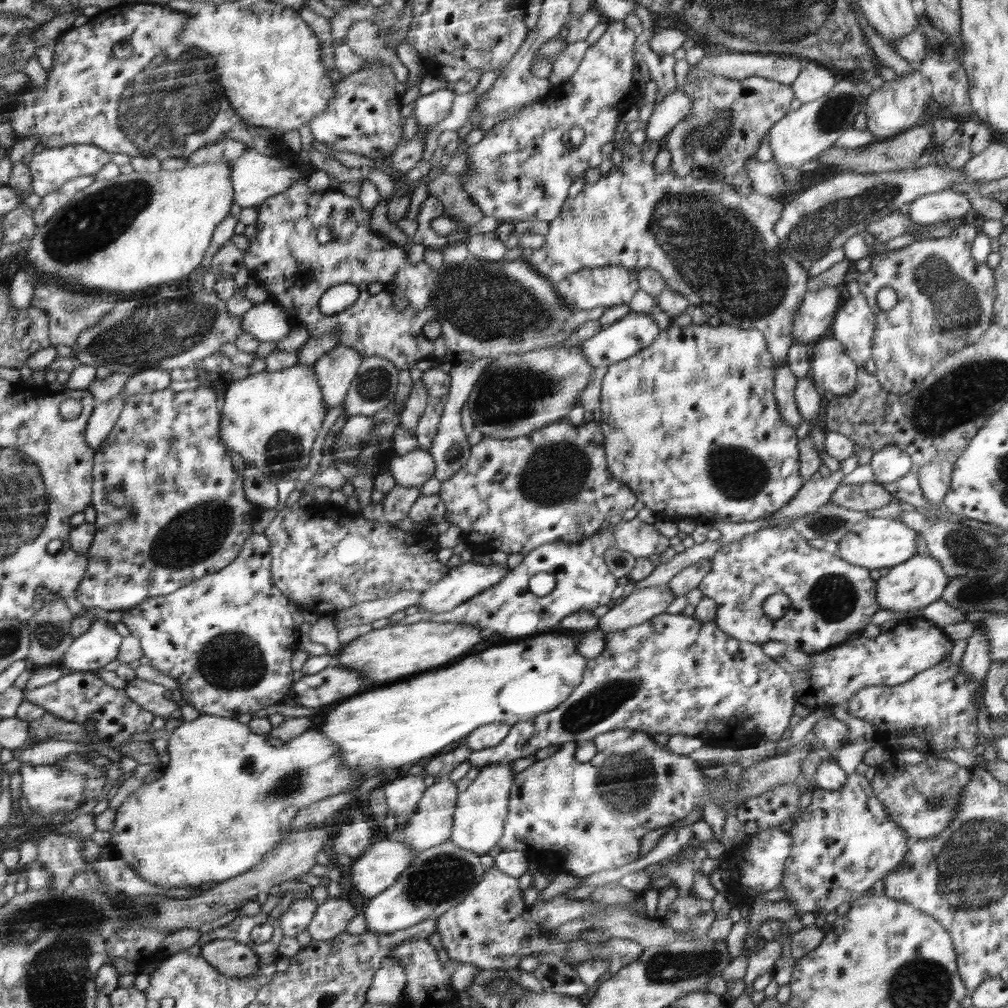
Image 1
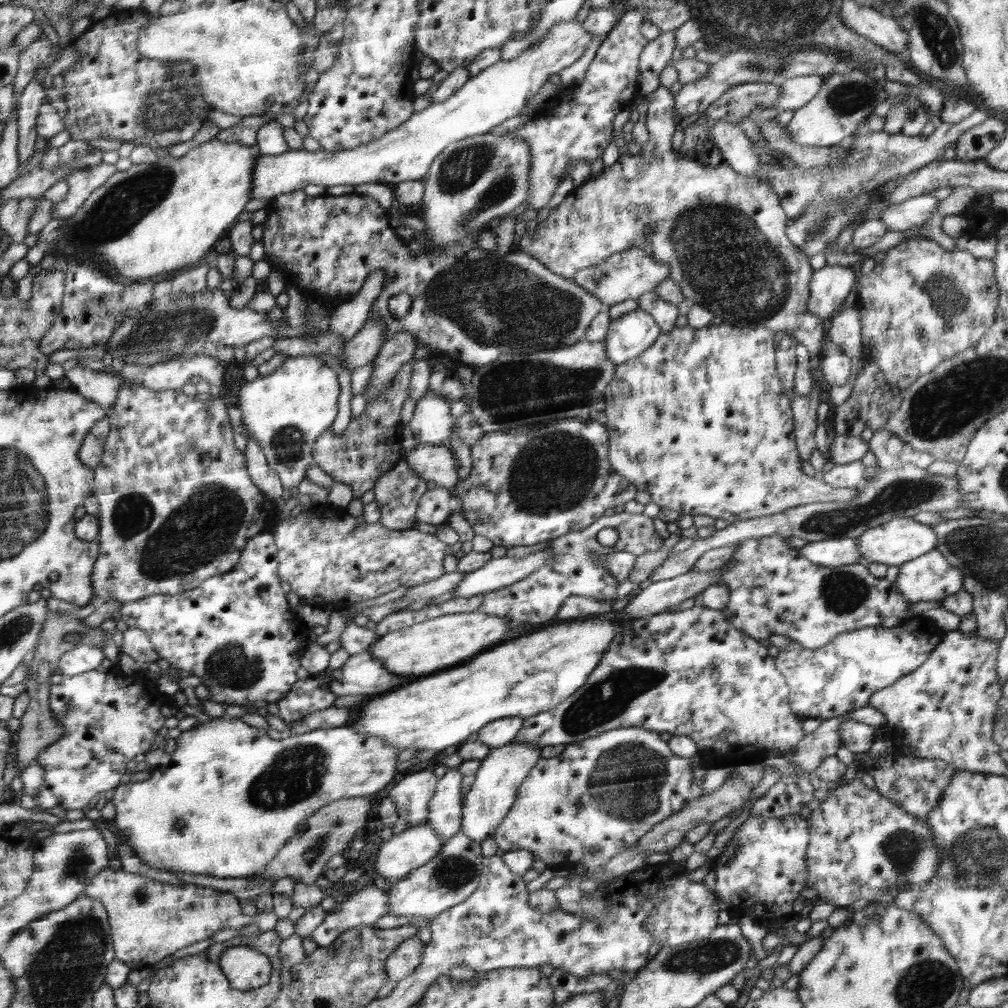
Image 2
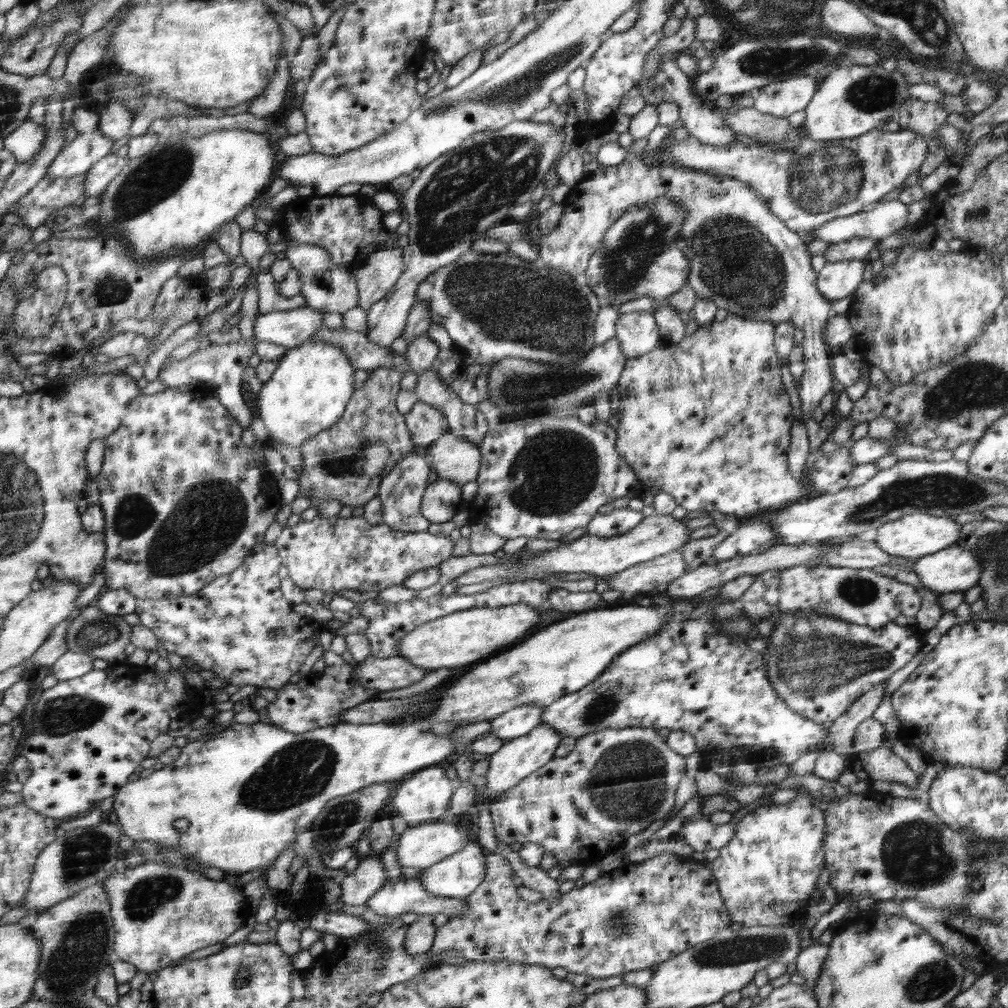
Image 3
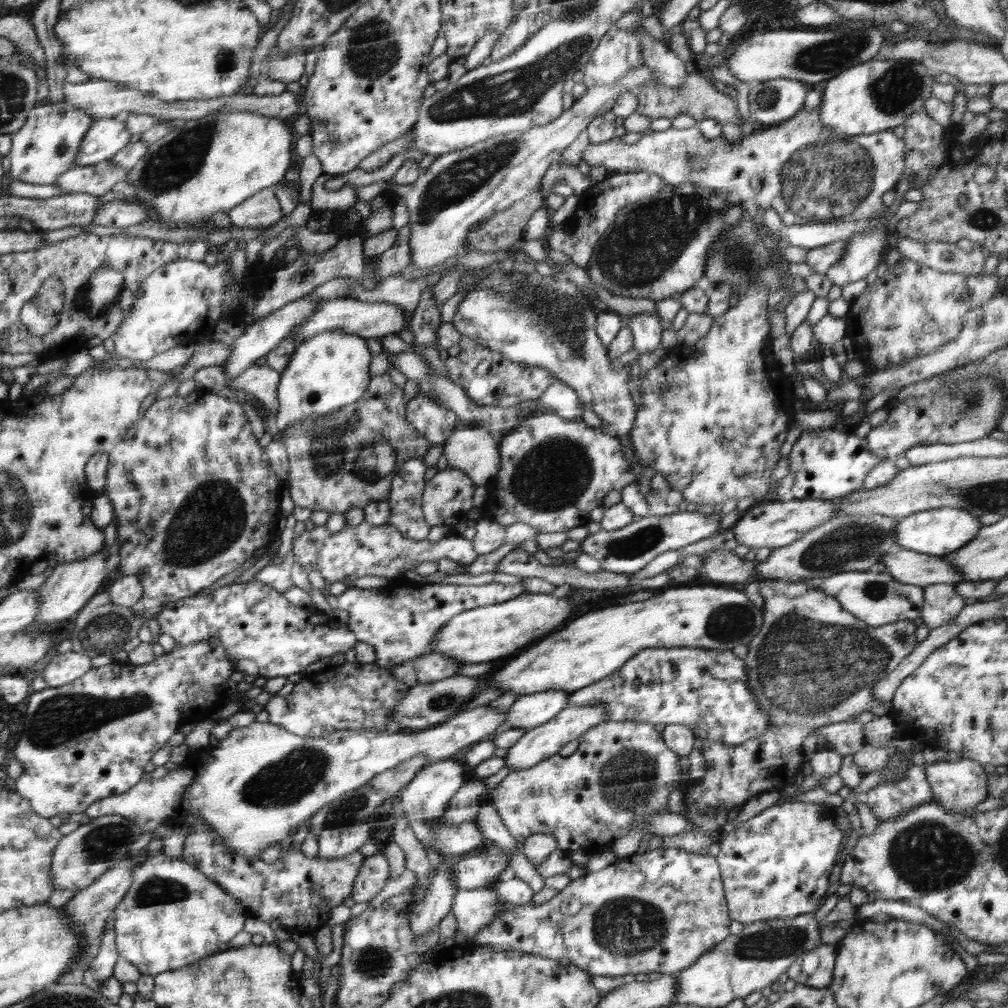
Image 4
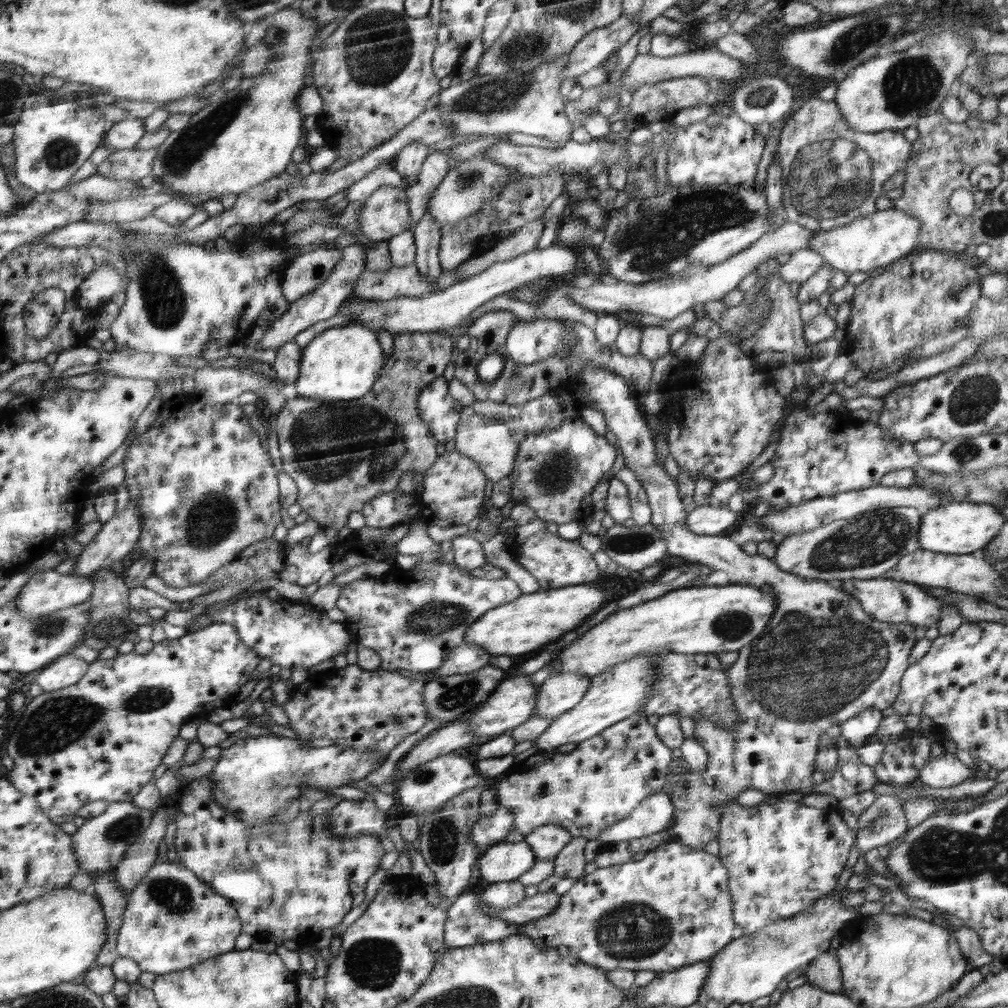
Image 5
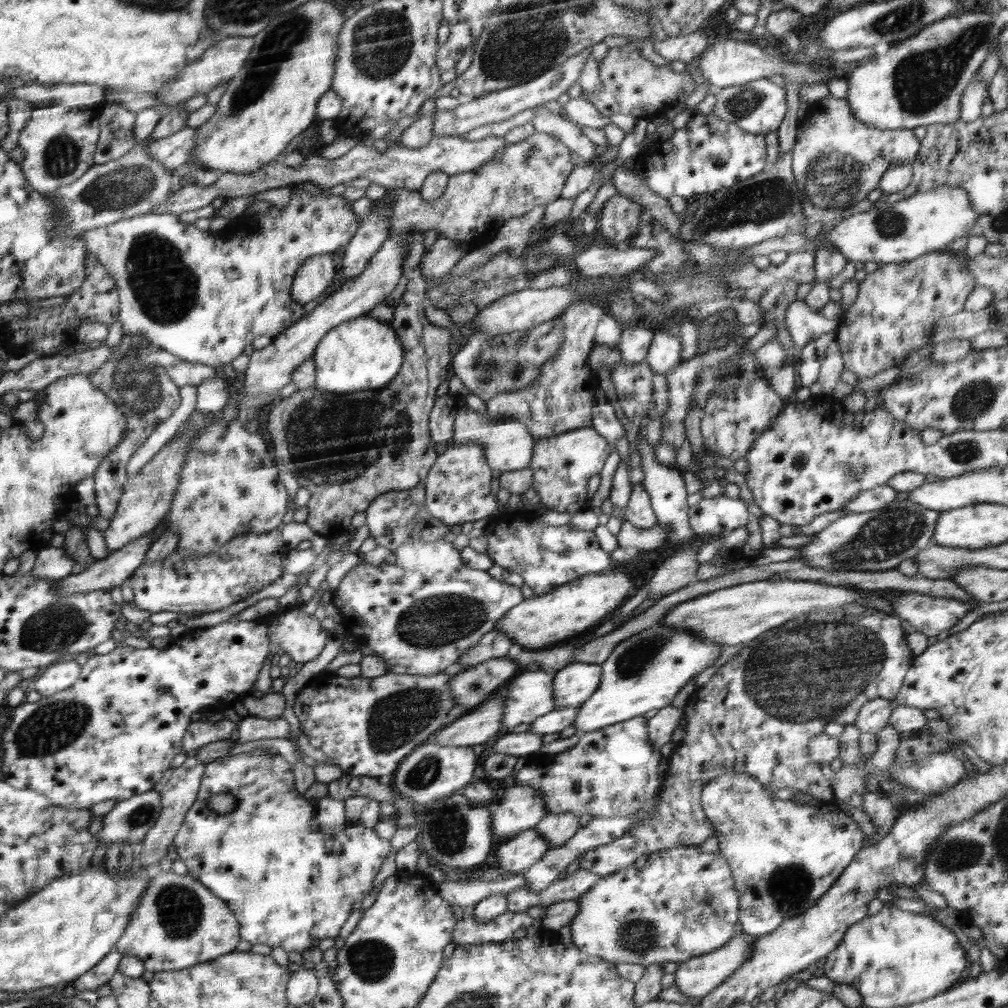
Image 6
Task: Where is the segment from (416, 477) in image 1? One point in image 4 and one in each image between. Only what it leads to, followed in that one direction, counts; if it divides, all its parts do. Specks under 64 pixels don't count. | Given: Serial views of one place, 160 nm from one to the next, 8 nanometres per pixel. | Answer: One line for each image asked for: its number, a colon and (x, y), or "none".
2: (435, 463)
3: (454, 458)
4: (475, 451)

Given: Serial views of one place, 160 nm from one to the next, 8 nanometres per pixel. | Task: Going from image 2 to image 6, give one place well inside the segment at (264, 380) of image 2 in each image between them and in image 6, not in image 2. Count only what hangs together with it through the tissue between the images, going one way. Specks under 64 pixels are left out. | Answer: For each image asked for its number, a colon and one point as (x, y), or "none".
3: (309, 390)
4: (326, 372)
5: (341, 363)
6: (363, 353)

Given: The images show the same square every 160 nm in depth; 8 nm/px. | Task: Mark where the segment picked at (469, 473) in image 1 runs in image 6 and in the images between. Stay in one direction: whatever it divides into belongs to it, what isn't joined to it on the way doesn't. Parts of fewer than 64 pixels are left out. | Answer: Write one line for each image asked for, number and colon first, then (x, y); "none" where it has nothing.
2: (523, 489)
3: (543, 478)
4: (555, 471)
5: (557, 471)
6: (563, 465)

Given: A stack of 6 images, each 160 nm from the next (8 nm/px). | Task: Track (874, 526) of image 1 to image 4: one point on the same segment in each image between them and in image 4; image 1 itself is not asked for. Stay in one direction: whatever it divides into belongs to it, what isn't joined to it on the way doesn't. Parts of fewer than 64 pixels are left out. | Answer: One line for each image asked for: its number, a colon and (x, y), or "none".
2: (895, 542)
3: (918, 534)
4: (937, 532)

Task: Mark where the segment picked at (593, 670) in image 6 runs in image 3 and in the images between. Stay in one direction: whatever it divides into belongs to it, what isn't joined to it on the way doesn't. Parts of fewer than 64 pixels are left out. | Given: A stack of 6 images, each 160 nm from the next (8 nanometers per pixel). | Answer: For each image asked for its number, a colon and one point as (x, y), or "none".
3: (520, 720)
4: (529, 711)
5: (558, 693)

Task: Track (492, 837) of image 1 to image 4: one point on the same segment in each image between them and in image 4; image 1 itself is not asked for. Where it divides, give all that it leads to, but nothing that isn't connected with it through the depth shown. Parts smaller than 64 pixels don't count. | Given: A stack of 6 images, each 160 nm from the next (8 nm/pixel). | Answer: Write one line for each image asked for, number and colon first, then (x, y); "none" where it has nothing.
2: (494, 791)
3: (518, 757)
4: (539, 743)

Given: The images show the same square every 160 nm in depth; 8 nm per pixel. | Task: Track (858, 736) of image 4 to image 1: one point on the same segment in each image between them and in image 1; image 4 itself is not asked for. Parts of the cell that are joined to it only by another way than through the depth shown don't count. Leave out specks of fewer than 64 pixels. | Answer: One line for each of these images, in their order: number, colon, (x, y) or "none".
1: (673, 674)
2: (690, 672)
3: (690, 676)

